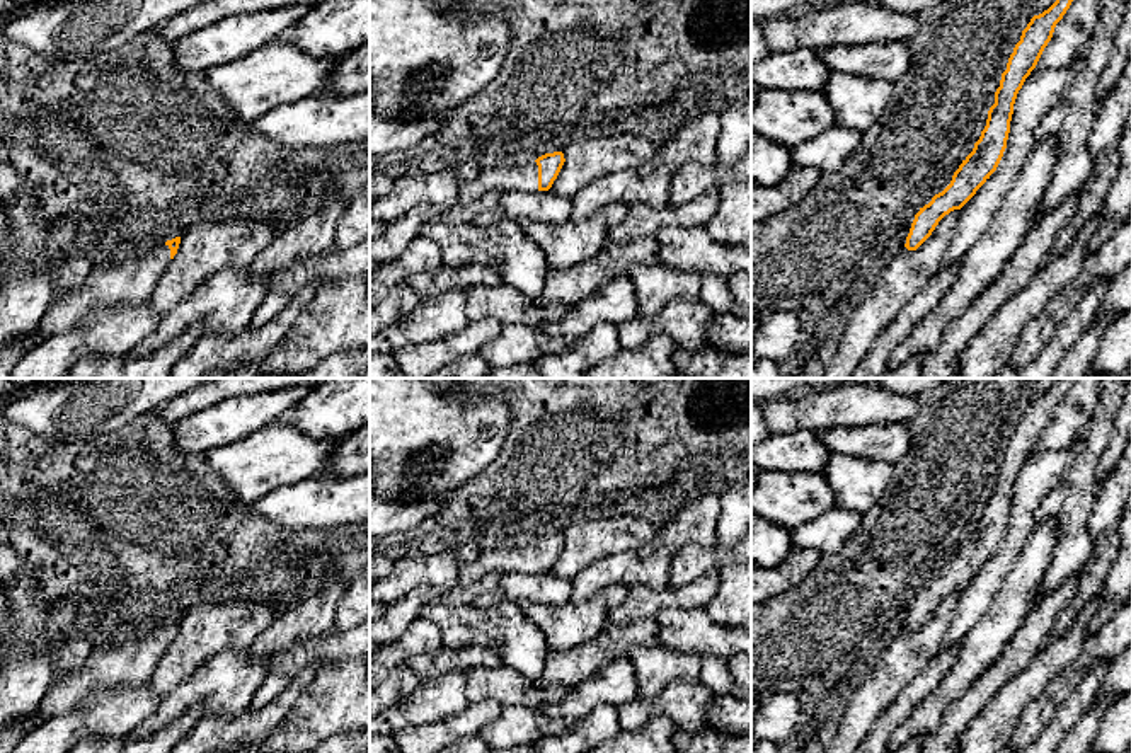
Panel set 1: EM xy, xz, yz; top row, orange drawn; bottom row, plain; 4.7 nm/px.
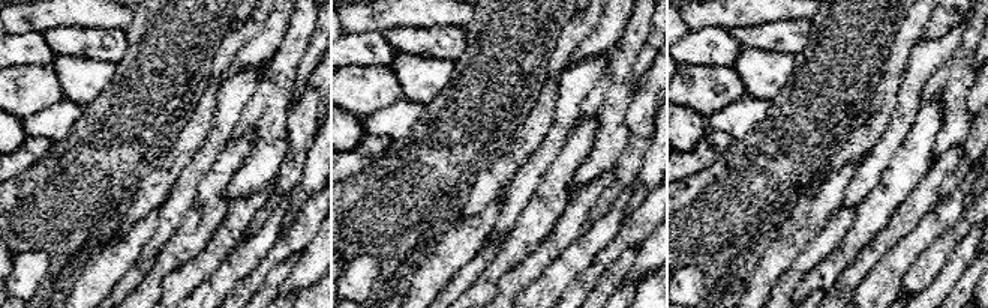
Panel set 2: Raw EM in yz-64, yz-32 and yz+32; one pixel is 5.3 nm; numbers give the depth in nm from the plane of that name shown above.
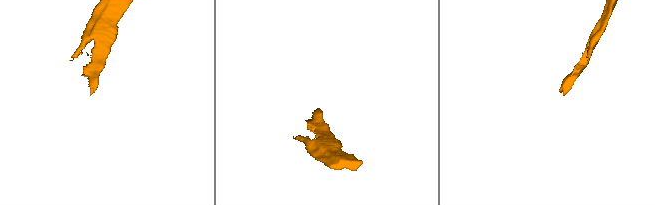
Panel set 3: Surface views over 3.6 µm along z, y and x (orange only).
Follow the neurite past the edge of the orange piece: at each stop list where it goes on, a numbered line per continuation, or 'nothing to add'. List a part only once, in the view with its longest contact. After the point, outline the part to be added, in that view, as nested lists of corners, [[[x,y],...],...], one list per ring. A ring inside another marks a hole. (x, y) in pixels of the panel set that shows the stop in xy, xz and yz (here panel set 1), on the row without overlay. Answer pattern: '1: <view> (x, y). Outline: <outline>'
1: xz (525, 557). Outline: [[[526,542],[511,549],[487,549],[470,562],[460,562],[458,584],[470,584],[485,574],[497,572],[538,572],[538,547]]]

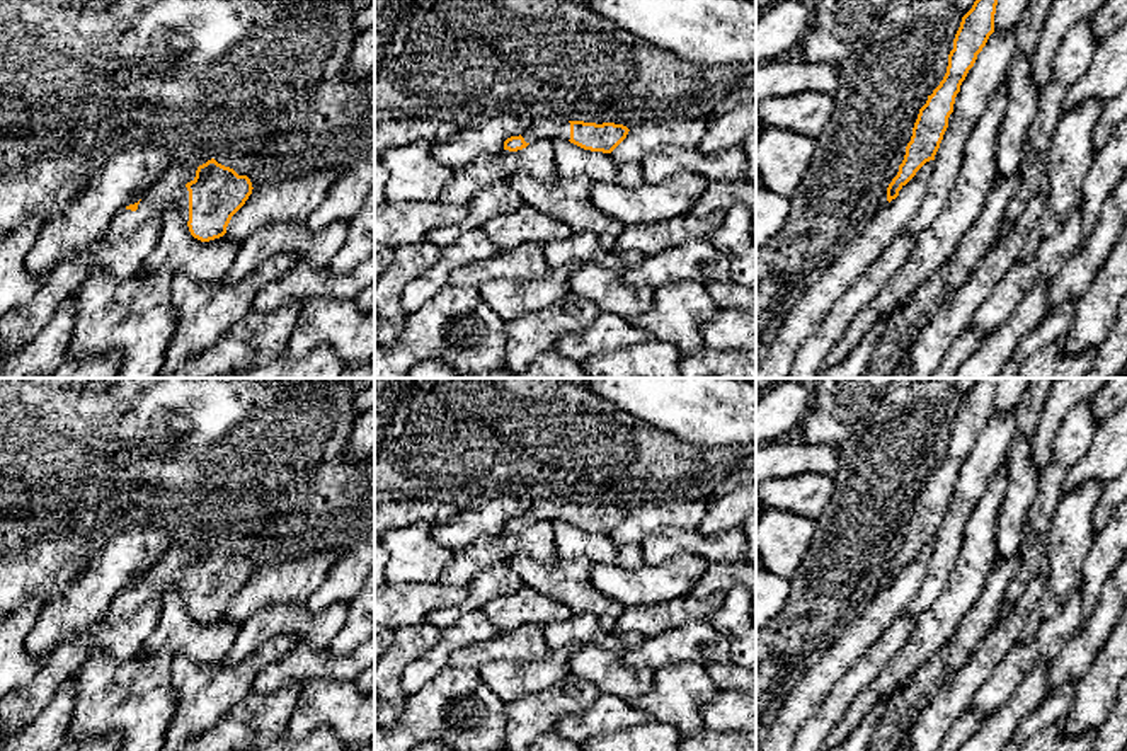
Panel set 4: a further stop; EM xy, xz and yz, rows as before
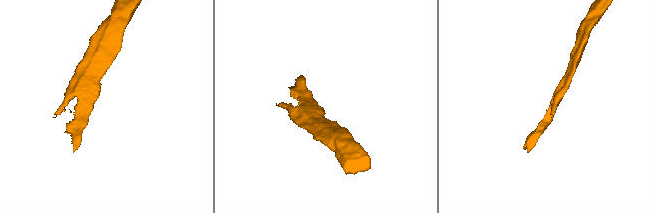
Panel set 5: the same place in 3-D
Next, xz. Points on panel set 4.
1: xz (542, 510). Outline: [[[548,499],[531,501],[529,507],[521,514],[526,525],[538,521],[570,521],[570,504],[553,502]]]

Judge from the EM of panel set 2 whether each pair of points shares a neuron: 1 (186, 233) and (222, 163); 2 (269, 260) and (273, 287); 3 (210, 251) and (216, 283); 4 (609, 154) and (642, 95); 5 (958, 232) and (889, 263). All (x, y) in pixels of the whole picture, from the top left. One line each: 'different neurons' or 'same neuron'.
1: same neuron
2: different neurons
3: different neurons
4: different neurons
5: different neurons

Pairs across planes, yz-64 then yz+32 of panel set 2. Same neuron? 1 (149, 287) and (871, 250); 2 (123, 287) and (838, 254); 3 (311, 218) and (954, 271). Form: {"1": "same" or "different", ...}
{"1": "different", "2": "different", "3": "different"}

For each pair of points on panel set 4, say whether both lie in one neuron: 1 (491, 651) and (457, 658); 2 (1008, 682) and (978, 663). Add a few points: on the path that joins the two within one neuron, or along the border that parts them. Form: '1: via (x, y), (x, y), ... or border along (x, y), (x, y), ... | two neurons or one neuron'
1: via (482, 651), (465, 658) | one neuron
2: border along (1018, 641), (978, 692), (971, 705) | two neurons

